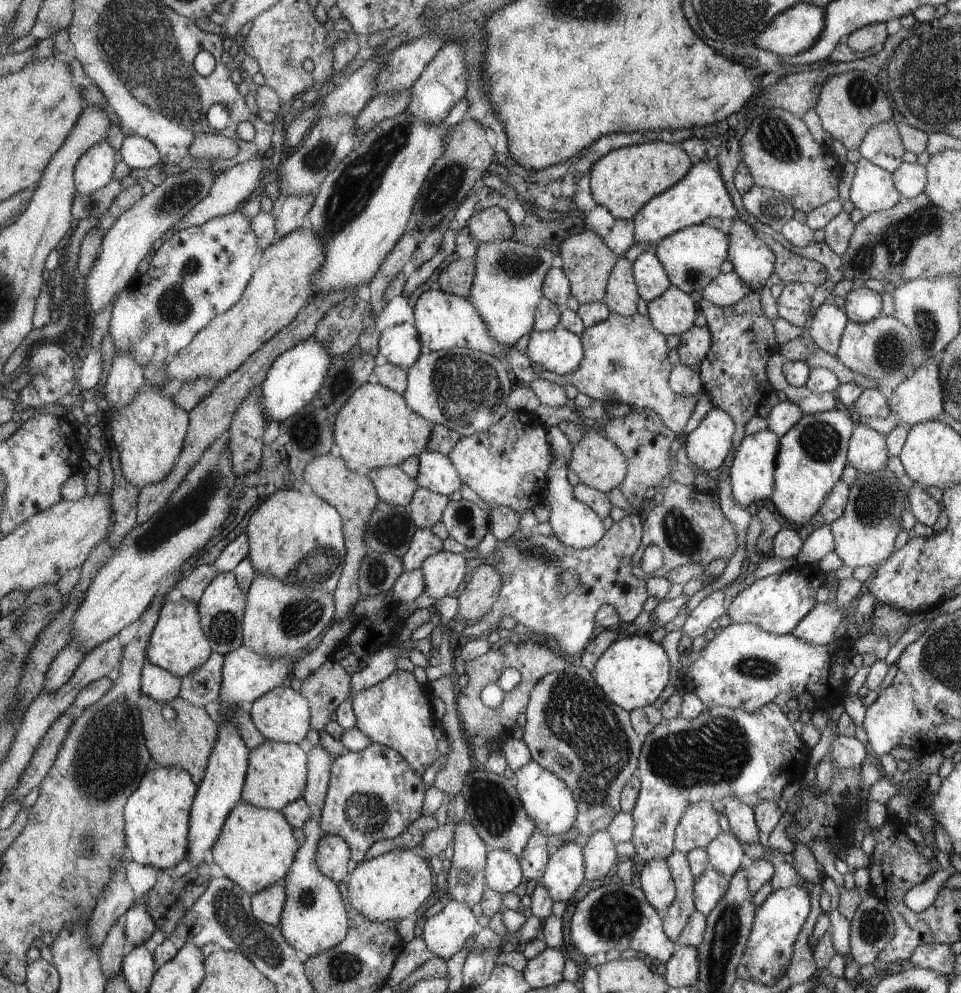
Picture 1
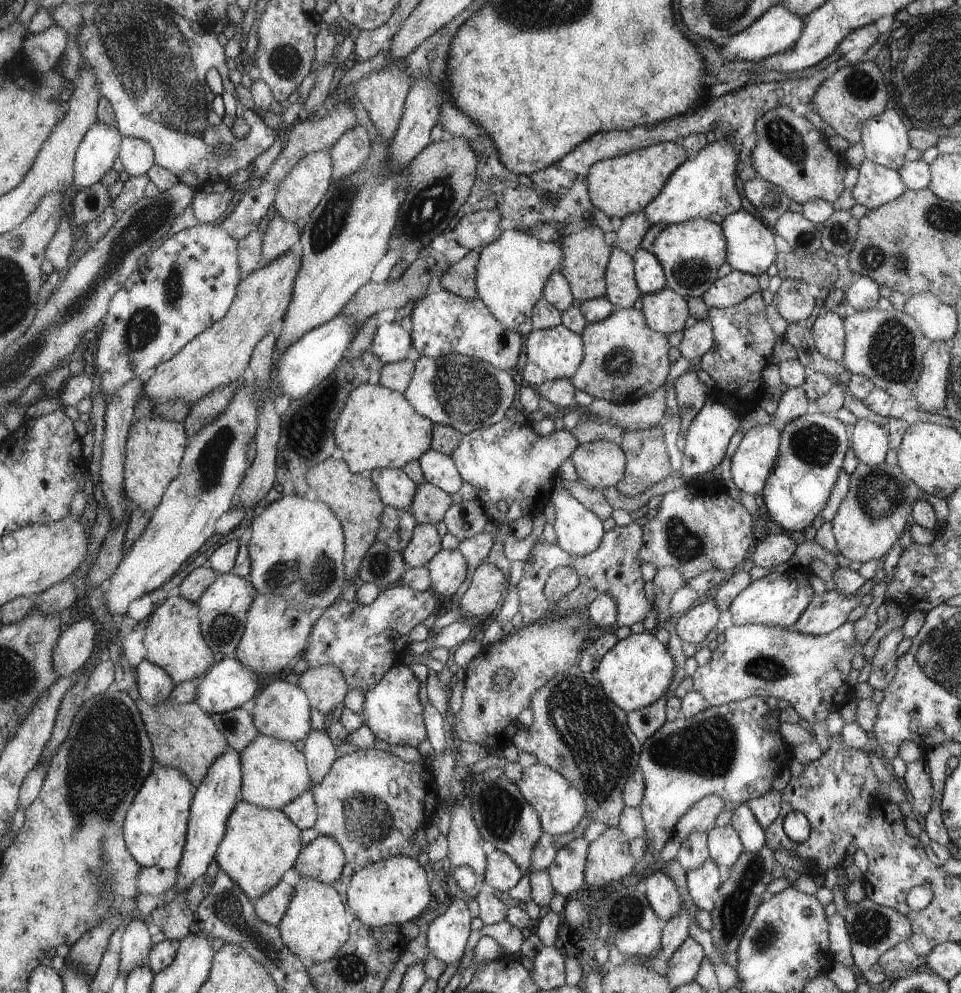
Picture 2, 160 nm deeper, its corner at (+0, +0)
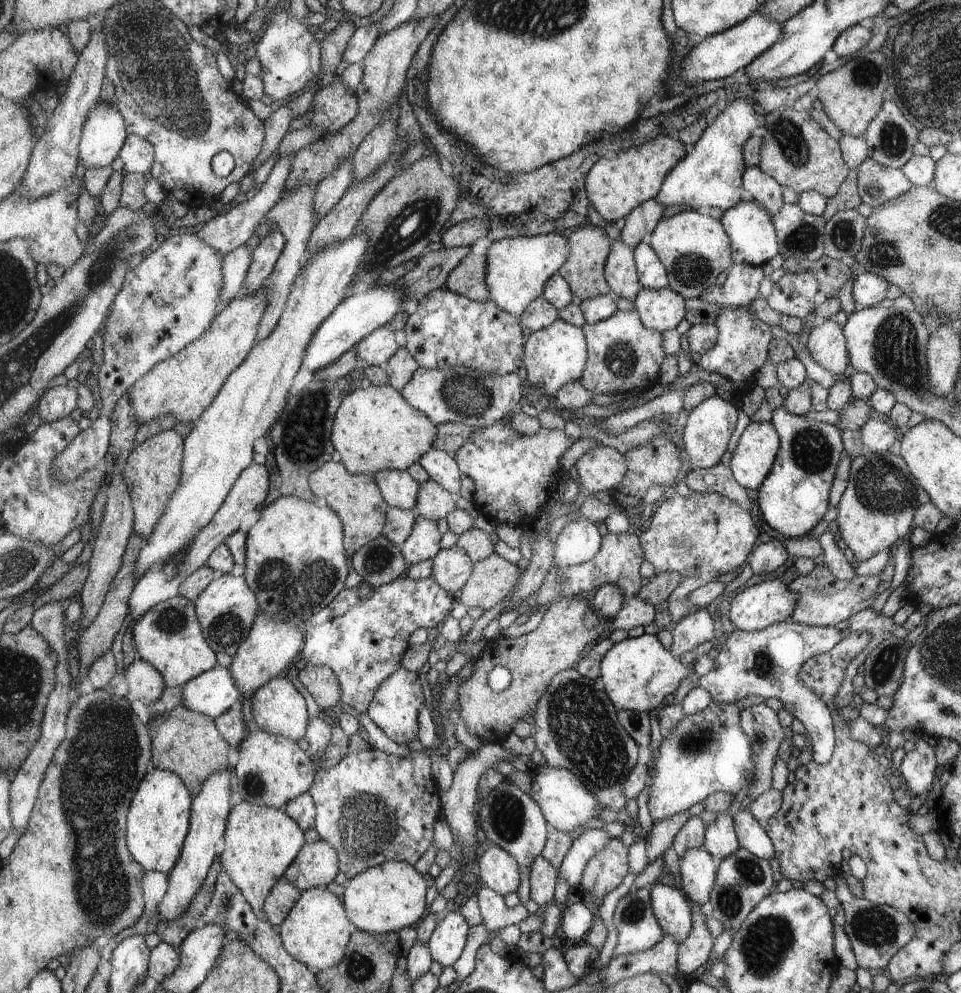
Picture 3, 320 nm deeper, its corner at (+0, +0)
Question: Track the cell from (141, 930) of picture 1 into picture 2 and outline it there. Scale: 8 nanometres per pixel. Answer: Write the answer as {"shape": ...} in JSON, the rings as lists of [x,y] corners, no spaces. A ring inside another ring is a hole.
{"shape":[[[129,918],[127,927],[121,936],[120,965],[126,976],[134,967],[146,964],[153,947],[150,941],[148,925],[137,918]]]}

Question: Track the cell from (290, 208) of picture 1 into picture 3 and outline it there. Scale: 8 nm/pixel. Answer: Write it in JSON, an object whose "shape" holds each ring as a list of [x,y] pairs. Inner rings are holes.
{"shape":[[[280,231],[266,235],[252,253],[249,271],[243,282],[243,294],[253,295],[265,286],[265,280],[272,274],[276,261],[282,254],[286,239]]]}

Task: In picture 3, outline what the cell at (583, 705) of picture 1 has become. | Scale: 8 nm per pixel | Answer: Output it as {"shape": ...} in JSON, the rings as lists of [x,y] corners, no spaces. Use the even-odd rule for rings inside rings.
{"shape":[[[575,668],[559,672],[550,681],[547,691],[537,702],[537,708],[534,716],[535,731],[531,732],[531,735],[547,760],[547,764],[575,773],[584,786],[597,796],[604,808],[610,808],[616,812],[624,808],[628,798],[623,791],[623,782],[637,763],[639,744],[636,744],[619,723],[619,710],[612,704],[602,680],[584,676]]]}

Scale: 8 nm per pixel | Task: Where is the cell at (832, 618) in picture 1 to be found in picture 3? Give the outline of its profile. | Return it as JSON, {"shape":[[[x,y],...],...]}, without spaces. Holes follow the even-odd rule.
{"shape":[[[816,565],[809,574],[799,574],[789,584],[789,588],[799,596],[791,619],[798,624],[834,626],[857,612],[870,608],[878,596],[878,586],[881,583],[880,575],[854,575],[850,580],[840,580],[826,565]]]}

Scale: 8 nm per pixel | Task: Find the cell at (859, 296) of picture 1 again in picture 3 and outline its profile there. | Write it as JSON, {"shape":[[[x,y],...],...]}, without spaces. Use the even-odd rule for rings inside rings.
{"shape":[[[862,272],[853,280],[853,299],[857,308],[866,308],[880,305],[880,302],[886,298],[886,291],[891,284],[882,276]]]}

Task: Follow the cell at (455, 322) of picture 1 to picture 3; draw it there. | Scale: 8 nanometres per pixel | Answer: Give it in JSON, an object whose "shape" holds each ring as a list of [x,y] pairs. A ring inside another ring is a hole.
{"shape":[[[444,286],[418,301],[416,312],[409,315],[404,328],[405,347],[425,369],[442,370],[462,365],[502,376],[514,373],[522,366],[524,330],[512,313],[492,300],[485,303],[473,301]]]}

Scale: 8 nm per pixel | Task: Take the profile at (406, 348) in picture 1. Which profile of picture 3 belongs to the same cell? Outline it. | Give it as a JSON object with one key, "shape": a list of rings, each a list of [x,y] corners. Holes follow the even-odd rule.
{"shape":[[[385,326],[371,332],[354,347],[360,364],[384,366],[400,348],[395,339],[394,332]]]}

